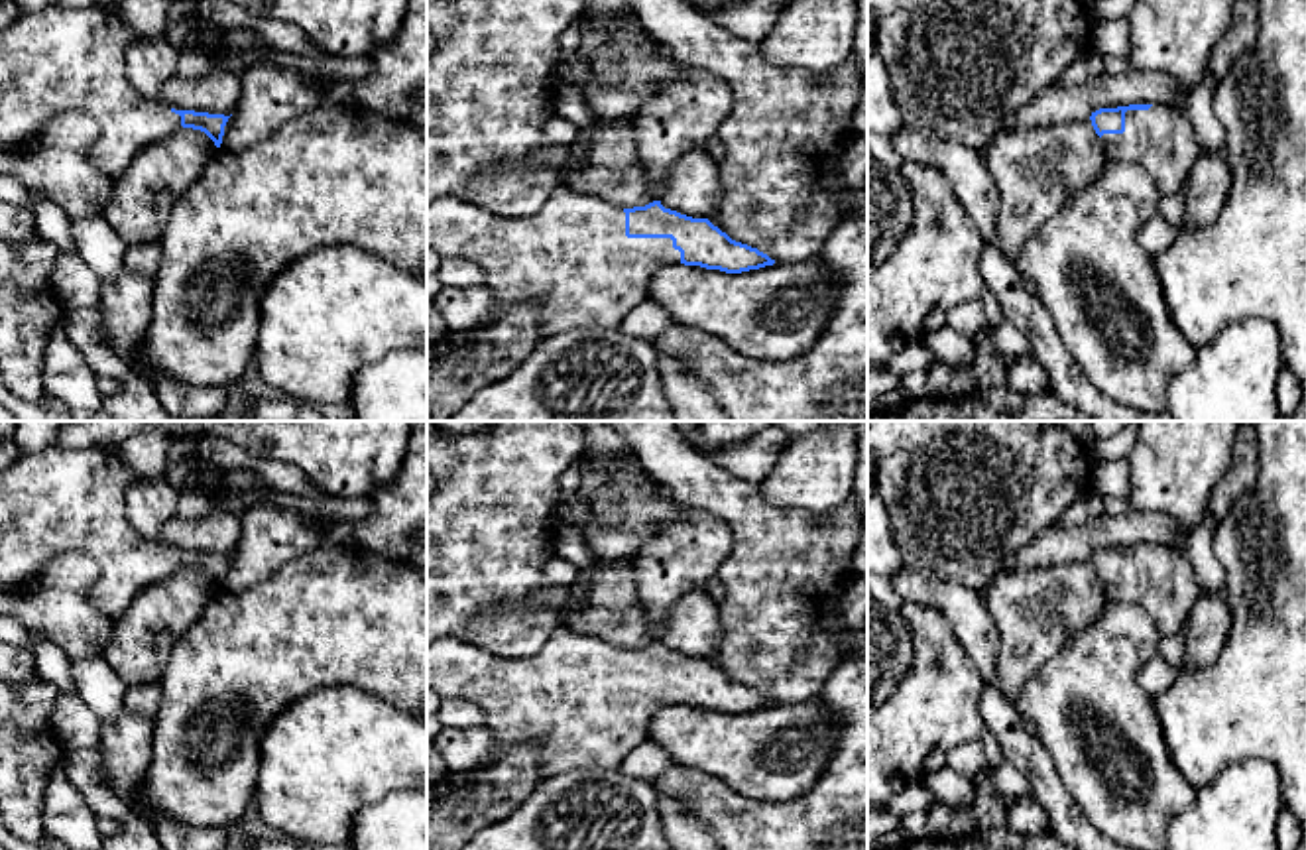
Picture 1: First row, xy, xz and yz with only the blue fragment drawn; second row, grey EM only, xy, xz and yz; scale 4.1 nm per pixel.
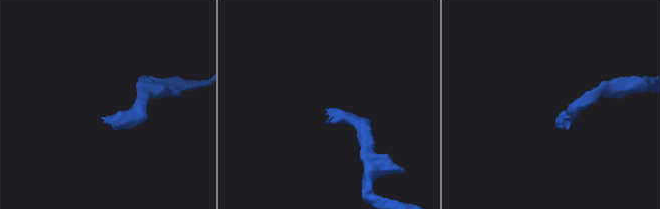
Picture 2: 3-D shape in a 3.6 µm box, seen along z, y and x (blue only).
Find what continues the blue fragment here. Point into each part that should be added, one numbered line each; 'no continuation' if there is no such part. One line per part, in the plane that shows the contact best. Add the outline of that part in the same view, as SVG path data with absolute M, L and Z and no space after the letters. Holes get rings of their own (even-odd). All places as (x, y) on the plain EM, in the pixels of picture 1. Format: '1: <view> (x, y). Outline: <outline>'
1: xz (571, 697). Outline: M563 622L539 651L521 659L500 657L454 638L437 639L427 647L427 689L443 698L470 700L484 710L486 726L496 736L490 763L509 746L537 742L545 777L570 769L622 767L625 756L649 738L655 710L681 704L671 679L627 679L623 649L578 636Z

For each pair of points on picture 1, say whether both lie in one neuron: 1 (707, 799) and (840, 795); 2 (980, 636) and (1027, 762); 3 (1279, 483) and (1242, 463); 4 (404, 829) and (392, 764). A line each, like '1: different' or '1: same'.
1: same
2: same
3: different
4: different

